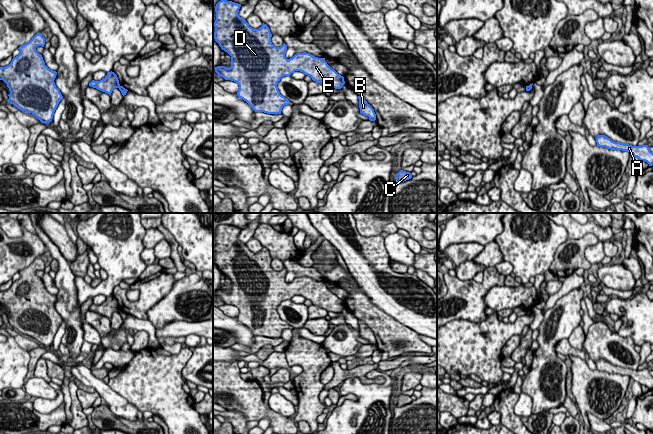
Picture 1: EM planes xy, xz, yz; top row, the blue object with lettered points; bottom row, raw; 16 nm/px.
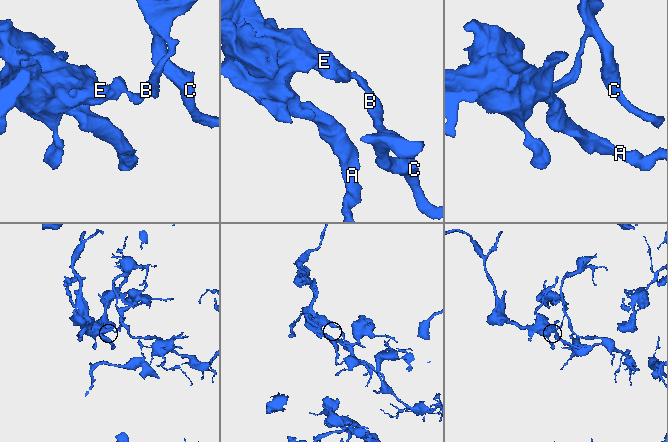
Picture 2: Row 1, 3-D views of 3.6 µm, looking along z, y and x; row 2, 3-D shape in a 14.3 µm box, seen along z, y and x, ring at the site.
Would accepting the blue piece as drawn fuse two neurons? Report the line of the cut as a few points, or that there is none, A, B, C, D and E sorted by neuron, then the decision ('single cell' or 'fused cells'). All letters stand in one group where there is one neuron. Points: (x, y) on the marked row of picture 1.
cut yz (529, 85), (531, 87); groups A D E / B C; fused cells

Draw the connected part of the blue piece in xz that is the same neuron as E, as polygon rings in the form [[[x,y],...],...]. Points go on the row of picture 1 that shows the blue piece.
[[[221,0],[215,6],[216,20],[214,39],[222,50],[231,56],[231,67],[215,67],[218,76],[231,80],[239,85],[237,95],[246,101],[255,112],[267,114],[281,114],[282,108],[290,101],[282,96],[277,84],[284,76],[290,76],[295,71],[303,72],[313,81],[321,83],[328,88],[341,89],[345,84],[344,77],[332,69],[325,58],[318,58],[309,53],[297,53],[292,58],[285,57],[287,45],[276,47],[271,42],[272,34],[266,24],[259,29],[253,29],[245,19],[238,15],[241,4]]]

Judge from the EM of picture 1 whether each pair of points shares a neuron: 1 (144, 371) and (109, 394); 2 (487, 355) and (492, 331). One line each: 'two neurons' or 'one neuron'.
1: two neurons
2: one neuron

